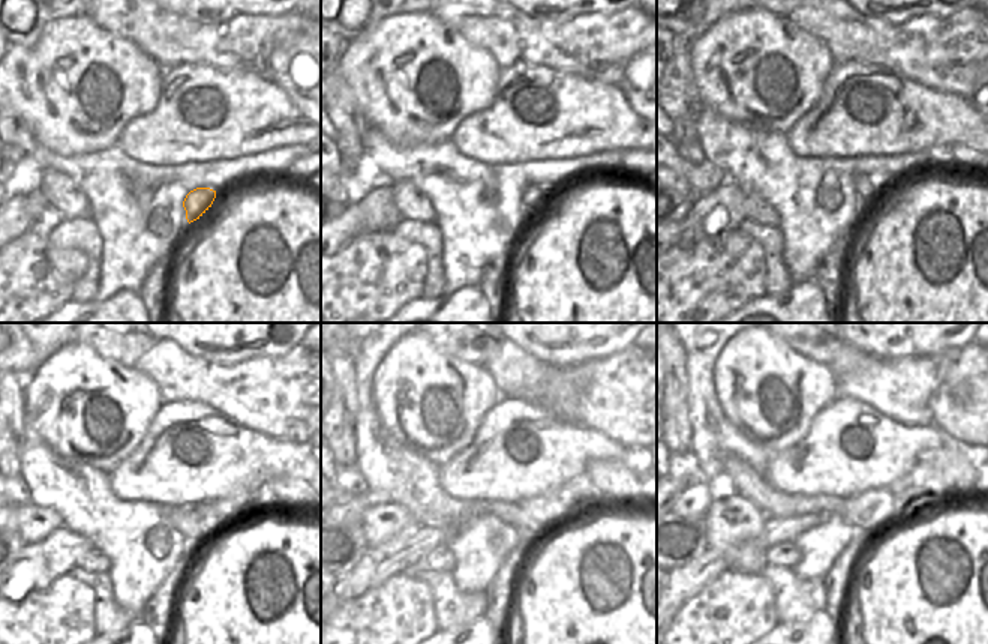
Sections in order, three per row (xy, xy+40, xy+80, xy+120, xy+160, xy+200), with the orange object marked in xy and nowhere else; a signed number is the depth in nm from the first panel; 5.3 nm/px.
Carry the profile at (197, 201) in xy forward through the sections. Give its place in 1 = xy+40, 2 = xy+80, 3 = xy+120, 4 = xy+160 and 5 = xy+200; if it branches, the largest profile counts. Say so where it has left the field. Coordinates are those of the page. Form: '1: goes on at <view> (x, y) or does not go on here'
1: goes on at xy+40 (534, 195)
2: goes on at xy+80 (865, 185)
3: goes on at xy+120 (183, 518)
4: goes on at xy+160 (510, 514)
5: goes on at xy+200 (747, 482)

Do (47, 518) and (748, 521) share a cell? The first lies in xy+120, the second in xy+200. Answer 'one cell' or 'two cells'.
one cell

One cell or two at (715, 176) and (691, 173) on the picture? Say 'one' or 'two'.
one

